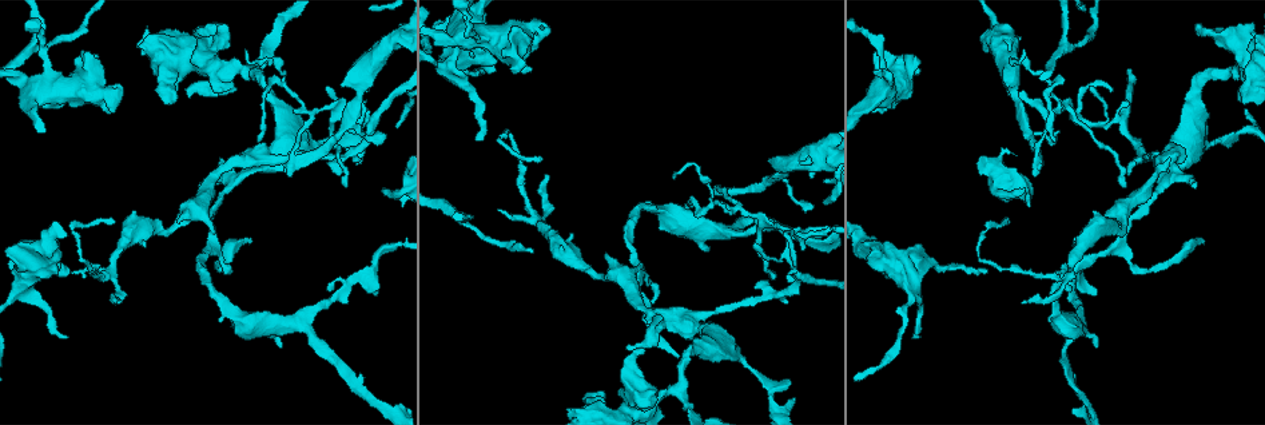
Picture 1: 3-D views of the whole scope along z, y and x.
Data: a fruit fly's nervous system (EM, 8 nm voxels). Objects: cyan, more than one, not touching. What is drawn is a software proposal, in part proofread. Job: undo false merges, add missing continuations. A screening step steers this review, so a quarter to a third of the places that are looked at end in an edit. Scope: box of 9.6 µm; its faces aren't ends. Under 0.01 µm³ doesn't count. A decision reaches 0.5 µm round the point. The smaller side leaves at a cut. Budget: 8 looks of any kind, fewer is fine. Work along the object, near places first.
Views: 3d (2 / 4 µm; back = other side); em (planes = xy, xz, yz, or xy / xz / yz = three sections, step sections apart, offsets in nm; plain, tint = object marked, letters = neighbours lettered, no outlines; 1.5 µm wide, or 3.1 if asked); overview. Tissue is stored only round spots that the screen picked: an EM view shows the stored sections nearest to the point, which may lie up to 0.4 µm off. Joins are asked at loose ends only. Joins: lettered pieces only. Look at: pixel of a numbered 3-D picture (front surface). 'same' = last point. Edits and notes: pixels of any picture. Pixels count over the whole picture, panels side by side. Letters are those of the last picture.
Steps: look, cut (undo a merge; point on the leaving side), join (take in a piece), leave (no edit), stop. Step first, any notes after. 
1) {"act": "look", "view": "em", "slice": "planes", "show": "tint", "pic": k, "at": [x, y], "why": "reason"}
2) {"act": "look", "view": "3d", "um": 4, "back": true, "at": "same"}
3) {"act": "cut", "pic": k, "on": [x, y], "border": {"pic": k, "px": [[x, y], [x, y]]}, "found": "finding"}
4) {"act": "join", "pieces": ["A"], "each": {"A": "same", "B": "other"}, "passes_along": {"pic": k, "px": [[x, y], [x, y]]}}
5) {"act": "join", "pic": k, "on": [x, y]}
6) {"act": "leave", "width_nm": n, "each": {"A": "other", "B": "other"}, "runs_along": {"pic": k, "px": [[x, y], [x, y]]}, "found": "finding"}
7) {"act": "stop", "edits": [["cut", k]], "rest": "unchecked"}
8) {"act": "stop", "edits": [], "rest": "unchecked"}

{"act": "look", "view": "em", "slice": "planes", "show": "letters", "pic": 1, "at": [516, 63]}

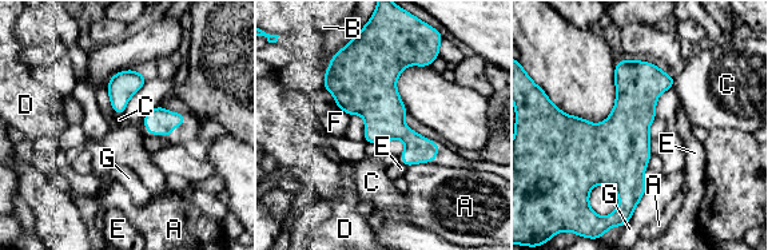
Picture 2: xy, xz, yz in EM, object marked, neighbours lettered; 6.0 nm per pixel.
{"act": "leave", "width_nm": 260, "each": {"A": "other", "B": "other", "C": "other", "D": "other", "E": "other", "F": "other", "G": "other"}, "border": {"pic": 2, "px": [[112, 108], [123, 115]]}, "found": "all the same cell"}

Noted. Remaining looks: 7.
{"act": "look", "view": "em", "slice": "yz", "step": 4, "show": "tint", "pic": 1, "at": [918, 295], "why": "sudden change in width"}

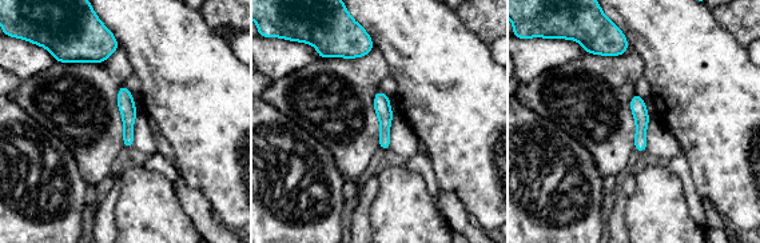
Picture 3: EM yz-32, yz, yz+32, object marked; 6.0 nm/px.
{"act": "look", "view": "em", "slice": "yz", "step": 4, "show": "letters", "at": "same"}

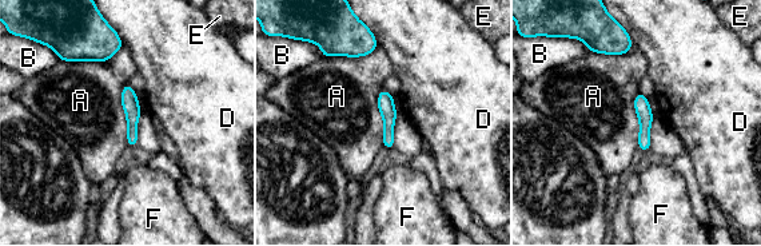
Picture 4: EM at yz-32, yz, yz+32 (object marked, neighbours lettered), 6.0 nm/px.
{"act": "leave", "width_nm": 100, "each": {"A": "other", "B": "other", "D": "other", "E": "other", "F": "other"}, "border": {"pic": 4, "px": [[123, 44], [106, 60], [59, 60]]}, "found": "all the same cell"}

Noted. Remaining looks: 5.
{"act": "look", "view": "3d", "um": 2, "pic": 1, "at": [211, 242], "why": "three arms meet"}

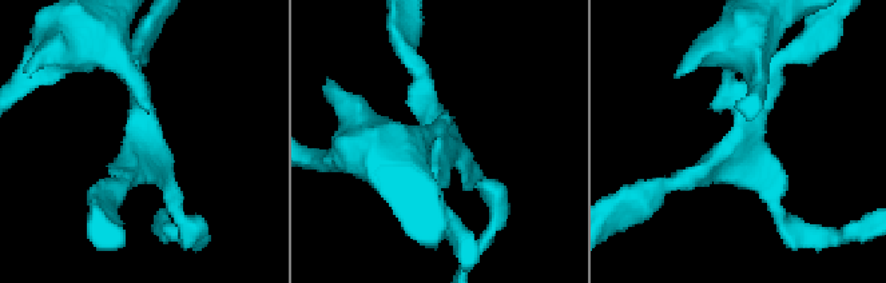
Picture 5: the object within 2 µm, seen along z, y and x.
{"act": "look", "view": "em", "slice": "xz", "step": 4, "show": "tint", "pic": 5, "at": [441, 143], "arms": 3, "why": "shape alone is not enough"}

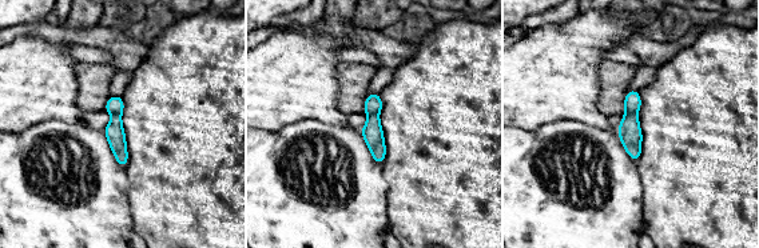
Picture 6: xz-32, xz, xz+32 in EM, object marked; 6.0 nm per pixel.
{"act": "look", "view": "em", "slice": "planes", "show": "letters", "at": "same", "why": "cut it another way"}

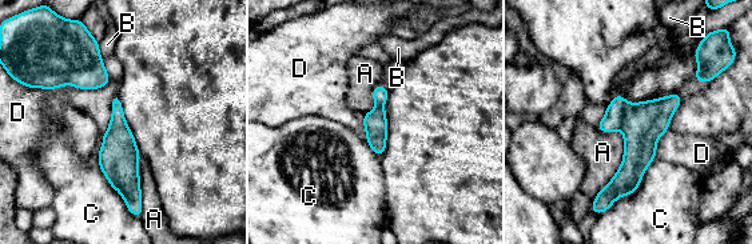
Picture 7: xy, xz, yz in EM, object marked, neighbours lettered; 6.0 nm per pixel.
{"act": "cut", "pic": 7, "on": [612, 120], "longest_contact_nm": ["A", 550], "each": {"A": "other", "B": "other", "C": "other", "D": "other"}, "border": {"pic": 7, "px": [[627, 104], [623, 123], [619, 128]]}, "found": "two cells meet here"}

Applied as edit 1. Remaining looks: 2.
{"act": "stop", "edits": [["cut", 7]], "rest": "unchecked"}

